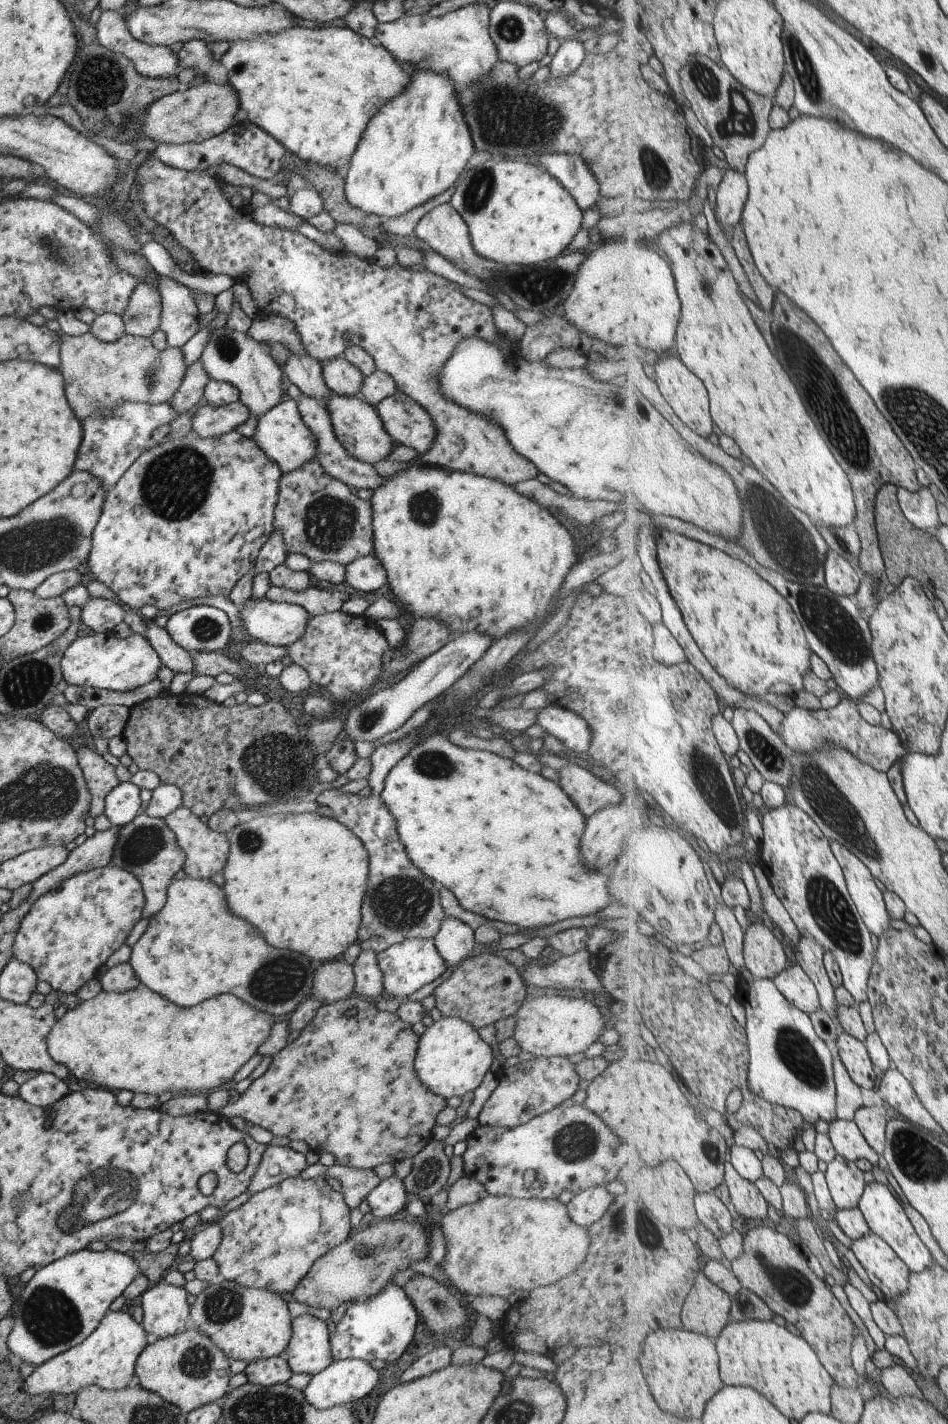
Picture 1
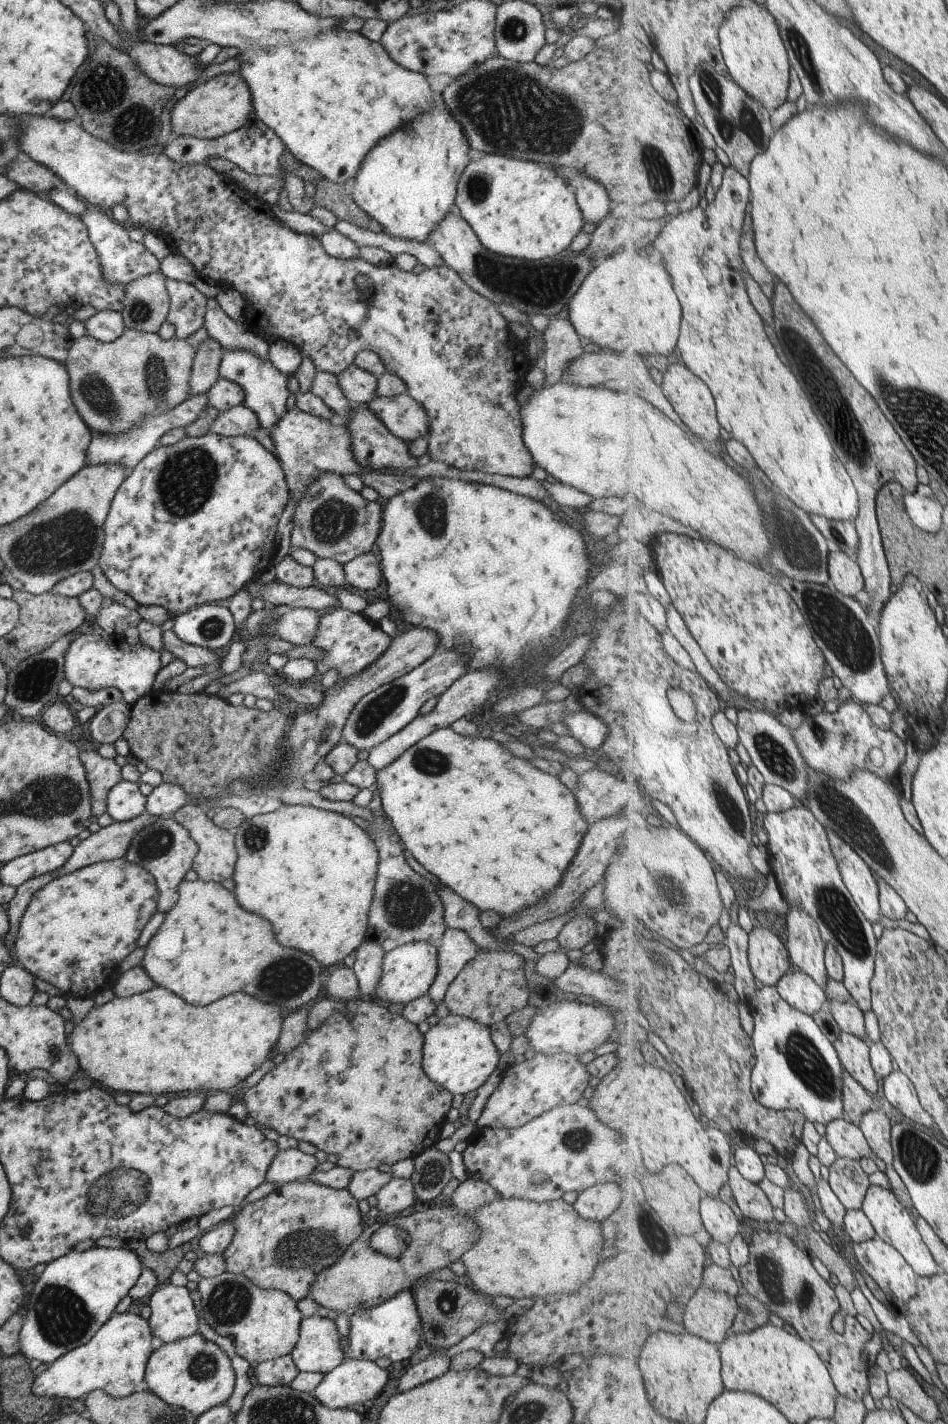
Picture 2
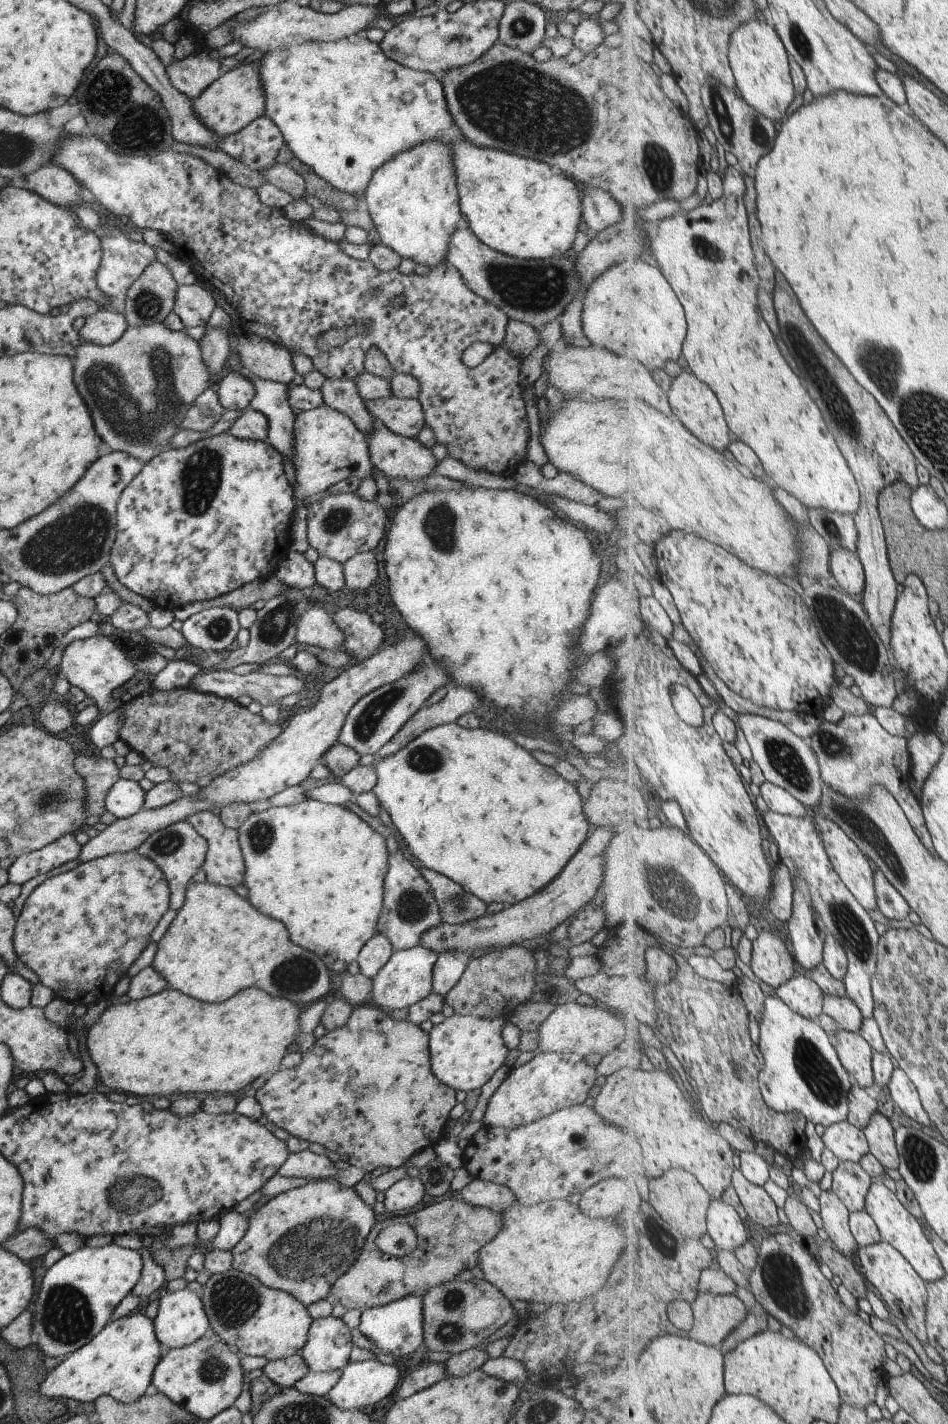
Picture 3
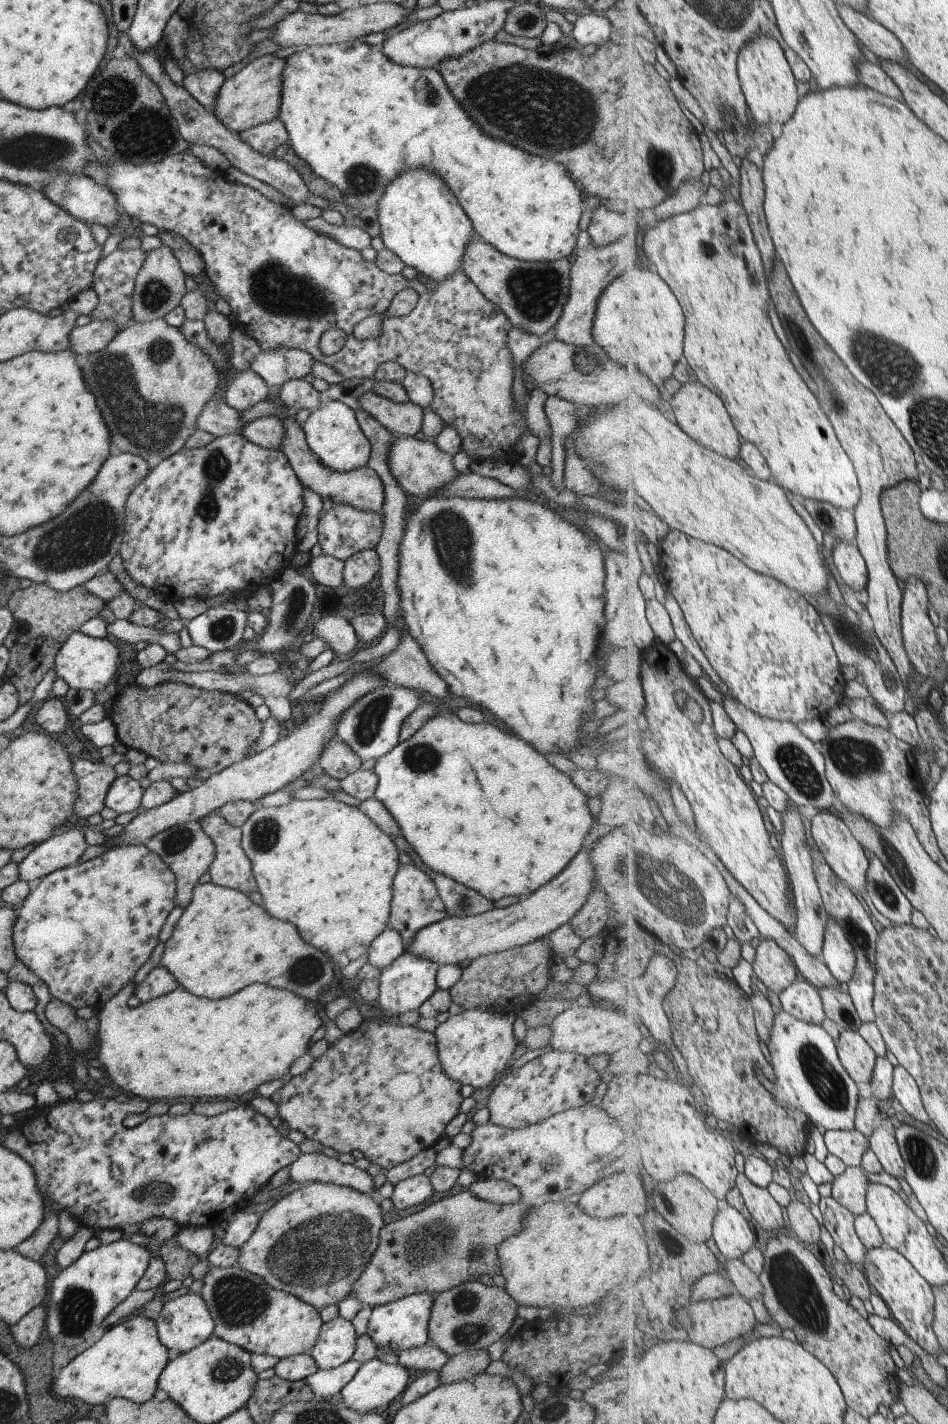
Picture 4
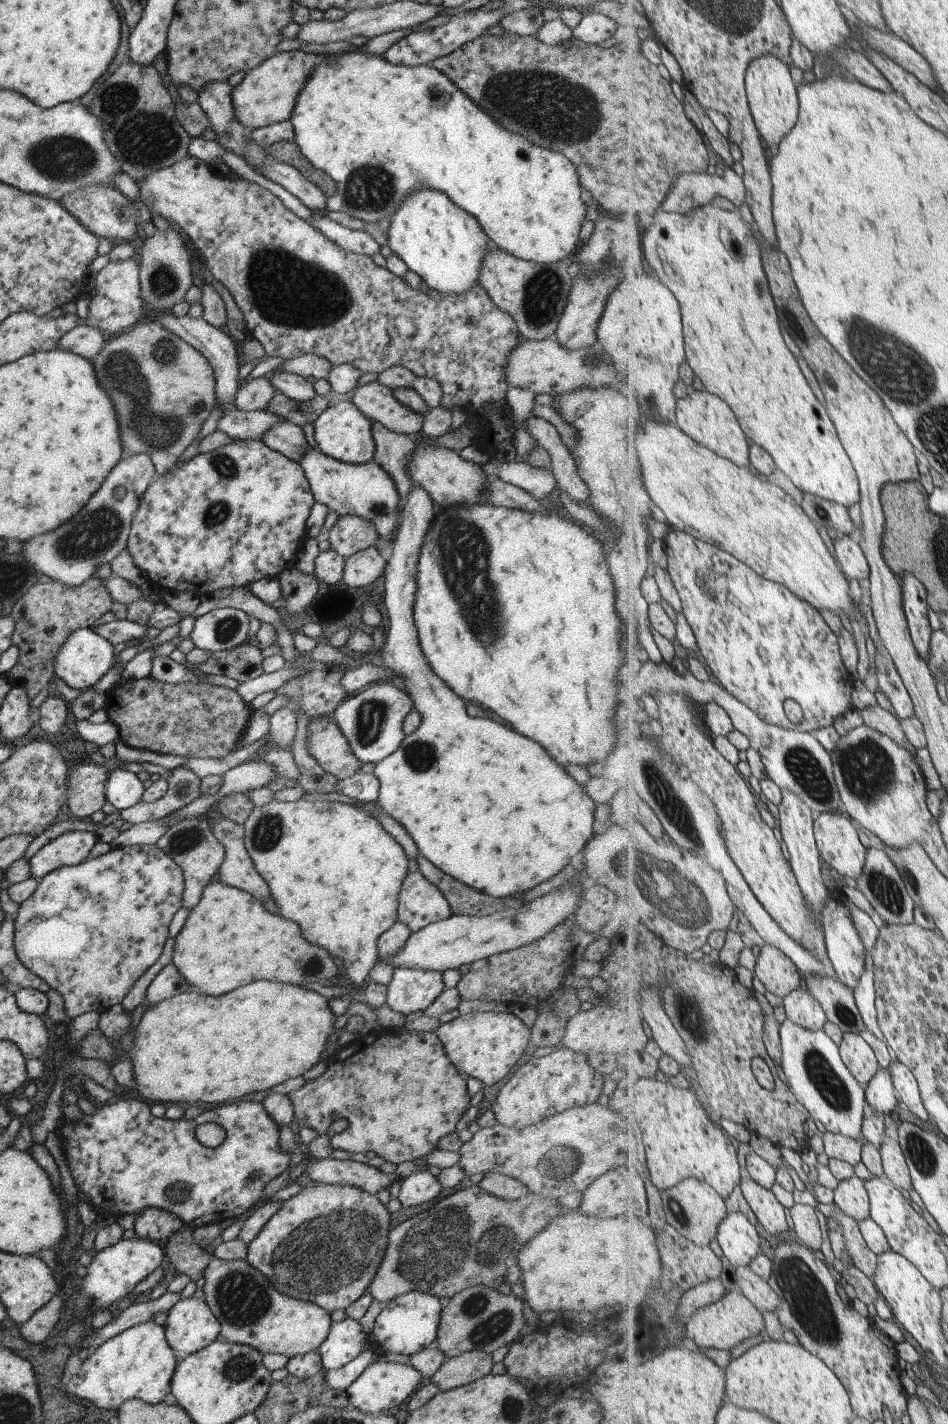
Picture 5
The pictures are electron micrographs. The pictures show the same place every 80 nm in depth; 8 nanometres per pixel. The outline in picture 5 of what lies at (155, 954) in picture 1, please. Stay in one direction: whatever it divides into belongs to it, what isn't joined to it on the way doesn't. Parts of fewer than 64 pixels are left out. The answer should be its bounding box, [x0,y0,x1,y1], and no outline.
[170,882,337,996]

